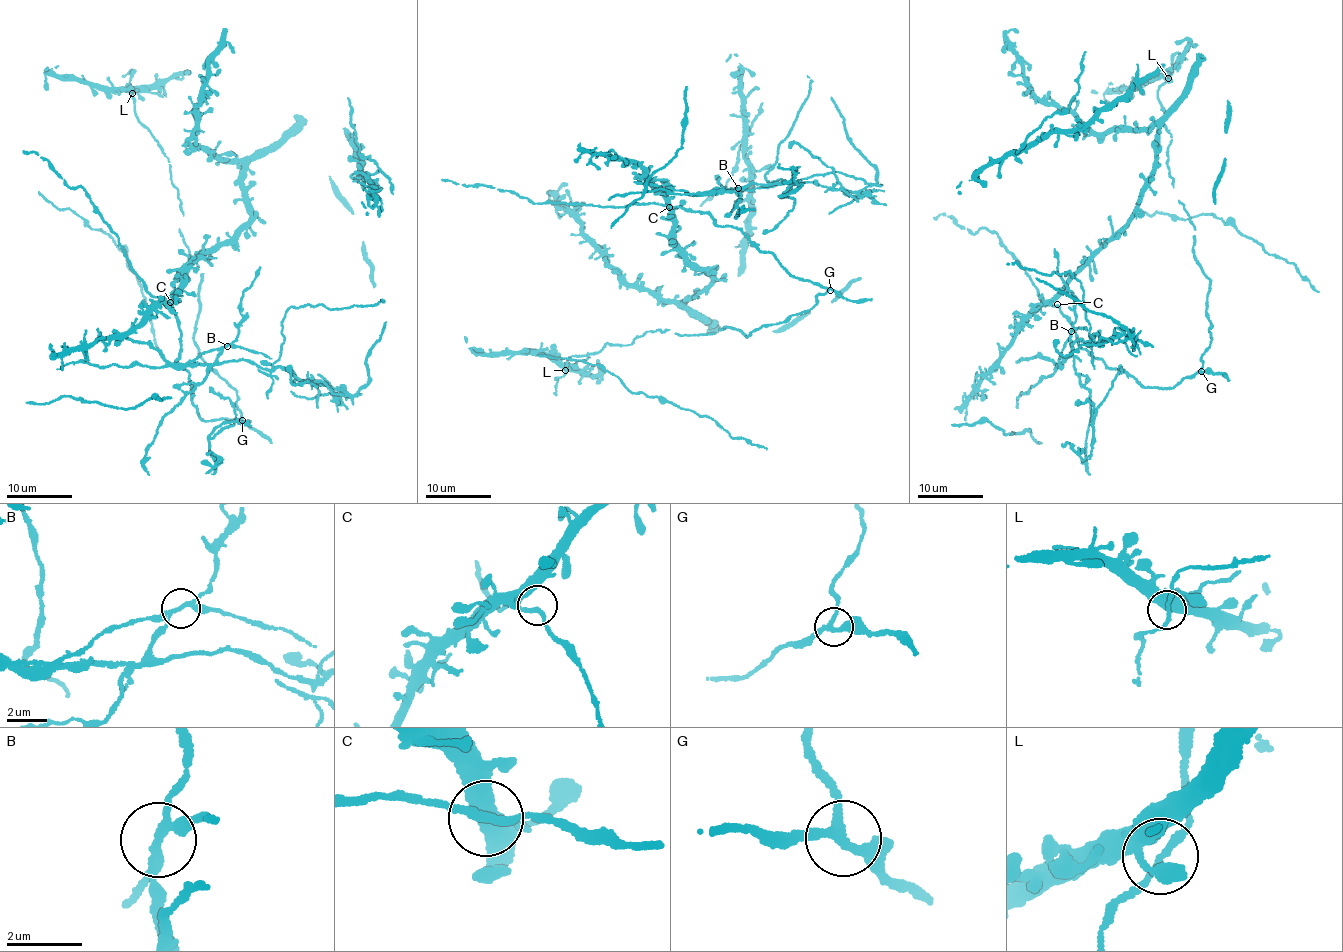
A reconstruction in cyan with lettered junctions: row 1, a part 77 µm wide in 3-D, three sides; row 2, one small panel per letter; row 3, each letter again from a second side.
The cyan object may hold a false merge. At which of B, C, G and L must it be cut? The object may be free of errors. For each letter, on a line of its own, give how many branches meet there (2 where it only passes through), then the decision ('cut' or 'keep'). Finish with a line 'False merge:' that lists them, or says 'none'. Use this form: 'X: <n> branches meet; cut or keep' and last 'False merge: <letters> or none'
B: 3 branches meet; cut
C: 3 branches meet; keep
G: 3 branches meet; keep
L: 3 branches meet; keep
False merge: B

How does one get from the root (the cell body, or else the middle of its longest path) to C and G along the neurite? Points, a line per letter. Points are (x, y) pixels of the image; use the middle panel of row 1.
C: (701, 213), (686, 211), (677, 206), (669, 207)
G: (701, 213), (708, 213), (718, 225), (741, 231), (750, 244), (773, 255), (792, 276), (830, 290)

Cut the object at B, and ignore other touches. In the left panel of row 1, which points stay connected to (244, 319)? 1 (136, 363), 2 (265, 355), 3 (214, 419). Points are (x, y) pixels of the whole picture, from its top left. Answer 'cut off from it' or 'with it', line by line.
1: cut off from it
2: cut off from it
3: cut off from it

